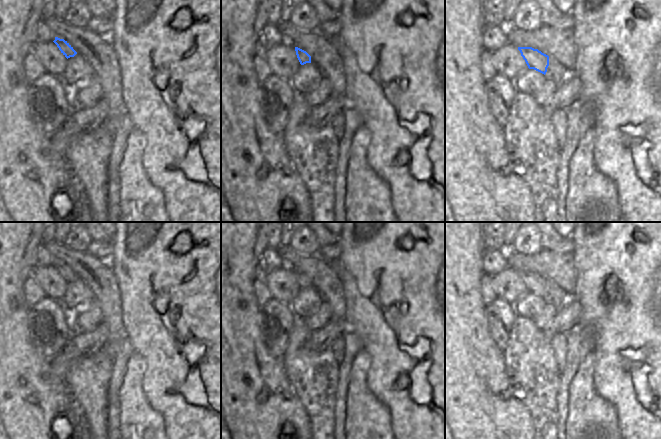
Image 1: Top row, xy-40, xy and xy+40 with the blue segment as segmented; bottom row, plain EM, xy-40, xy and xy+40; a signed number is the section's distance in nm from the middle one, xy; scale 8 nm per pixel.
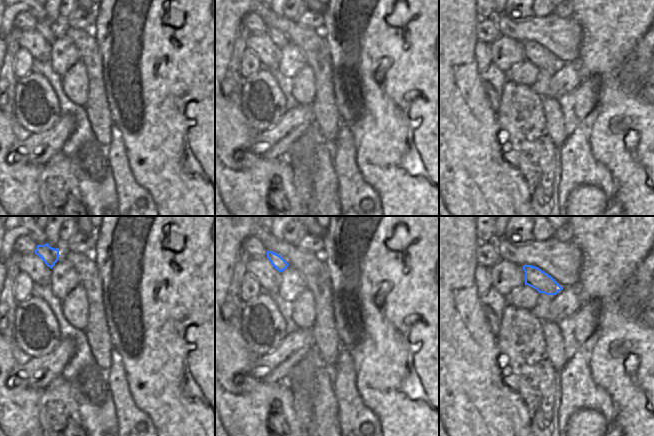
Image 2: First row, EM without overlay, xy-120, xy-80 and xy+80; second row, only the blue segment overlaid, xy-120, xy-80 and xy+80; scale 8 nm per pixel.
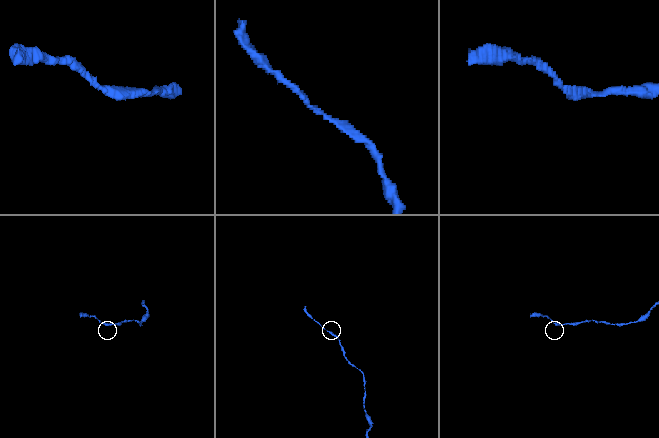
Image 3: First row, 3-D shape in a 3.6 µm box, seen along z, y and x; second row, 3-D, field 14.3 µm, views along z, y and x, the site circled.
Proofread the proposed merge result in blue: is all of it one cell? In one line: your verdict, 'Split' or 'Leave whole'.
Leave whole

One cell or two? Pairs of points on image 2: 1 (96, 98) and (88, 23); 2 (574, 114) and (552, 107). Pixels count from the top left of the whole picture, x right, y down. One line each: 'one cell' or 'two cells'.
1: two cells
2: two cells

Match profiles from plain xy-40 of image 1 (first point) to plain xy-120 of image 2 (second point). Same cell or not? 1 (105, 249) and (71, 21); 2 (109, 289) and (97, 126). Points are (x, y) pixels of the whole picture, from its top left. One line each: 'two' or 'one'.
1: one
2: one

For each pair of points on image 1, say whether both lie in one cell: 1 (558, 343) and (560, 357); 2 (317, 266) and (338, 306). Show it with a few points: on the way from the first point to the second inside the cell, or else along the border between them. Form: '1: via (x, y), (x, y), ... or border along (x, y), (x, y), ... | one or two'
1: via (559, 346), (560, 354) | one
2: via (323, 276), (333, 296) | one

